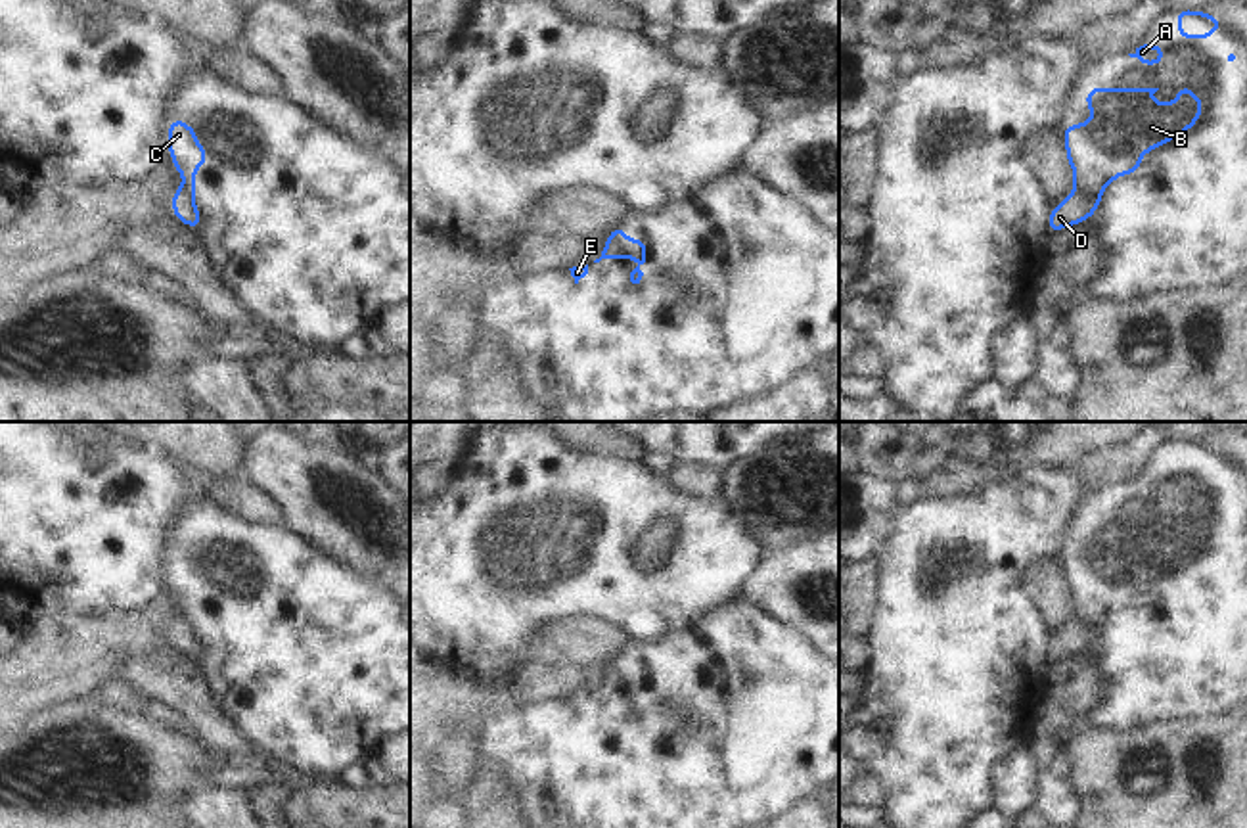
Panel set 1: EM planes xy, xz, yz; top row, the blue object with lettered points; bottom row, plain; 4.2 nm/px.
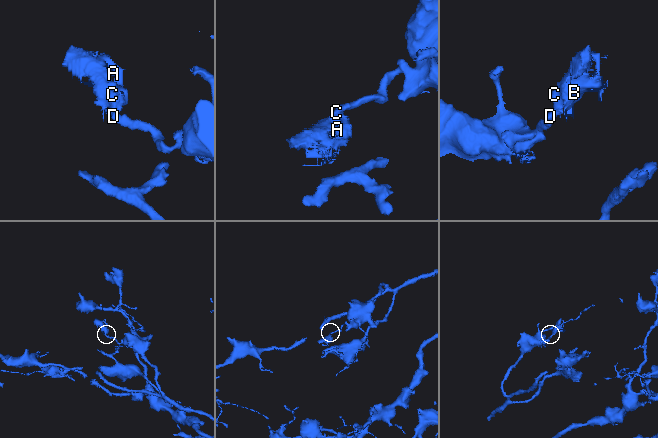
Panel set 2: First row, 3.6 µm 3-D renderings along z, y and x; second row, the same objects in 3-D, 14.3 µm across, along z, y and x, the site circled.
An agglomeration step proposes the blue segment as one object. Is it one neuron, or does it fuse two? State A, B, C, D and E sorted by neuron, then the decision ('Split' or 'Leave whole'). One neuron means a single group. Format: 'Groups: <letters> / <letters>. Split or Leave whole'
Groups: A B C E / D. Split

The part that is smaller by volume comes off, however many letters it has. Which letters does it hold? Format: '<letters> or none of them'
A, B, C, E

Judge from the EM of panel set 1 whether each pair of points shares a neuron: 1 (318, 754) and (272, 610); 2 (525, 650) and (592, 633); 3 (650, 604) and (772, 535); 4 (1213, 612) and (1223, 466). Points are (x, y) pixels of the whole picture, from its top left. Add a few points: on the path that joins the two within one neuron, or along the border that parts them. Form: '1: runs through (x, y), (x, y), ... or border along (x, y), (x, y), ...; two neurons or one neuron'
1: runs through (318, 717), (318, 666), (299, 646); one neuron
2: runs through (543, 648), (566, 648), (575, 643); one neuron
3: border along (732, 506), (769, 549); two neurons
4: runs through (1213, 575), (1213, 524), (1219, 518), (1219, 503); one neuron

